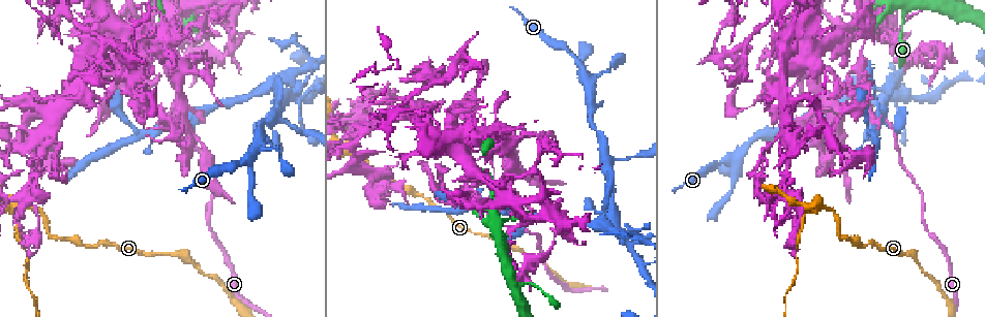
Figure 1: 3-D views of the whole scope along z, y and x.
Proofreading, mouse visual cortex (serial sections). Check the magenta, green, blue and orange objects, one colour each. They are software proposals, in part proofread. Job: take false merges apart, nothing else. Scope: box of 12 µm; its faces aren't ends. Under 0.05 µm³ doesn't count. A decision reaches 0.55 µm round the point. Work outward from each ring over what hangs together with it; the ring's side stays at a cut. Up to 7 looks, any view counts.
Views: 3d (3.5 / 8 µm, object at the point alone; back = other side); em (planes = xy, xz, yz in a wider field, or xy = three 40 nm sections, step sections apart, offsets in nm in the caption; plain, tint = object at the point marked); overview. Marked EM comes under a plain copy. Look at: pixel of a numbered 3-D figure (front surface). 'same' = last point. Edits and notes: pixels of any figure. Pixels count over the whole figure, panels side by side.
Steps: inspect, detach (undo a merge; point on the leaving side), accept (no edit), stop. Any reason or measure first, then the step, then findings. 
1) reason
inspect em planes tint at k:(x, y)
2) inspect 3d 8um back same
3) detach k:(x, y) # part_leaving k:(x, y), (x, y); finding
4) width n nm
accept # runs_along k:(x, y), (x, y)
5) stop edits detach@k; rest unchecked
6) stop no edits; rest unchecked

abrupt turn
inspect 3d 8um at 1:(891, 129)

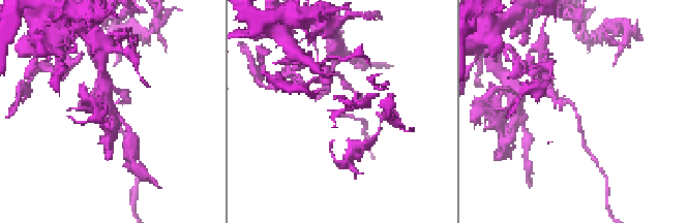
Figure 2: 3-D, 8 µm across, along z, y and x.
shape alone is not enough
inspect em planes tint at 2:(576, 108)

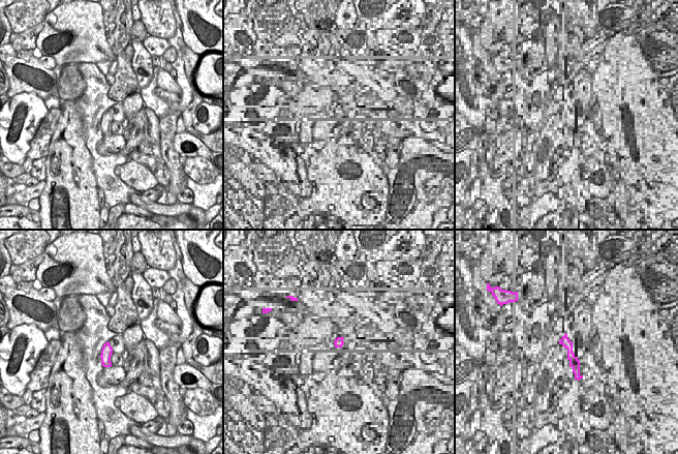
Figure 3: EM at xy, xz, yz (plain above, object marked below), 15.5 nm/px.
accept # all the same cell

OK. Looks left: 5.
sudden change in width
inspect 3d 3.5um at 1:(606, 164)

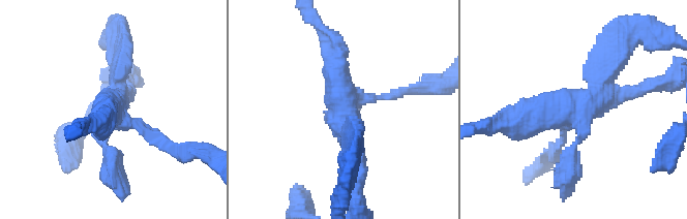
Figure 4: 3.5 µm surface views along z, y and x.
inspect em xy step 2 tint at 4:(341, 109)

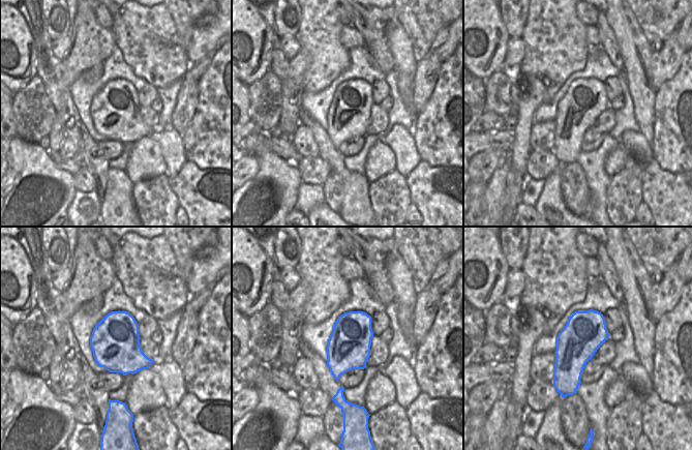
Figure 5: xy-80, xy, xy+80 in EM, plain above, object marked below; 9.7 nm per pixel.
accept # runs_along 4:(512, 124), (576, 111), (616, 57); one cell here

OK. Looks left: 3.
two arms in line, one across
inspect 3d 3.5um back at 1:(874, 132)

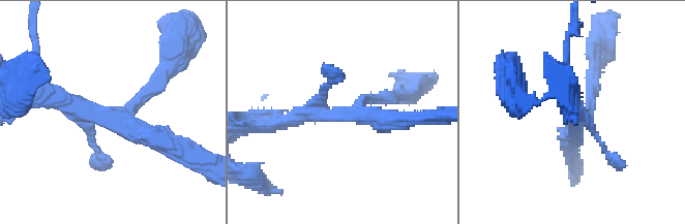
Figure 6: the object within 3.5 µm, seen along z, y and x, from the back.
shape alone is not enough
inspect em planes tint at 6:(118, 118)

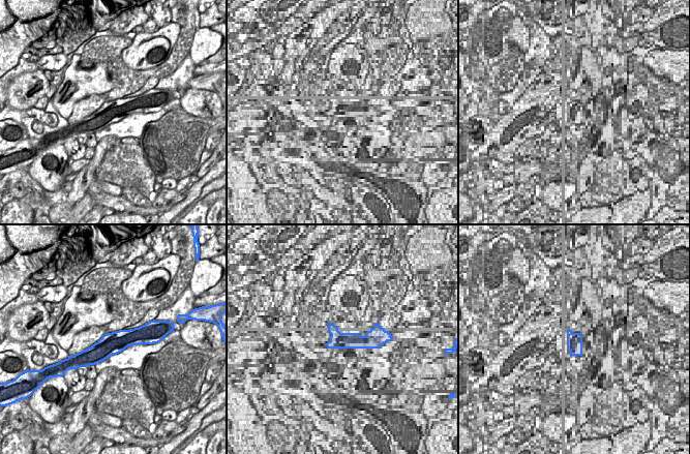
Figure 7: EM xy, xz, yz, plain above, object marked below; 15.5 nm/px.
width 360 nm
accept # runs_along 7:(144, 337), (122, 338), (82, 355); continuous, no second cell

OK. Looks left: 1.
stop no edits; rest unchecked

